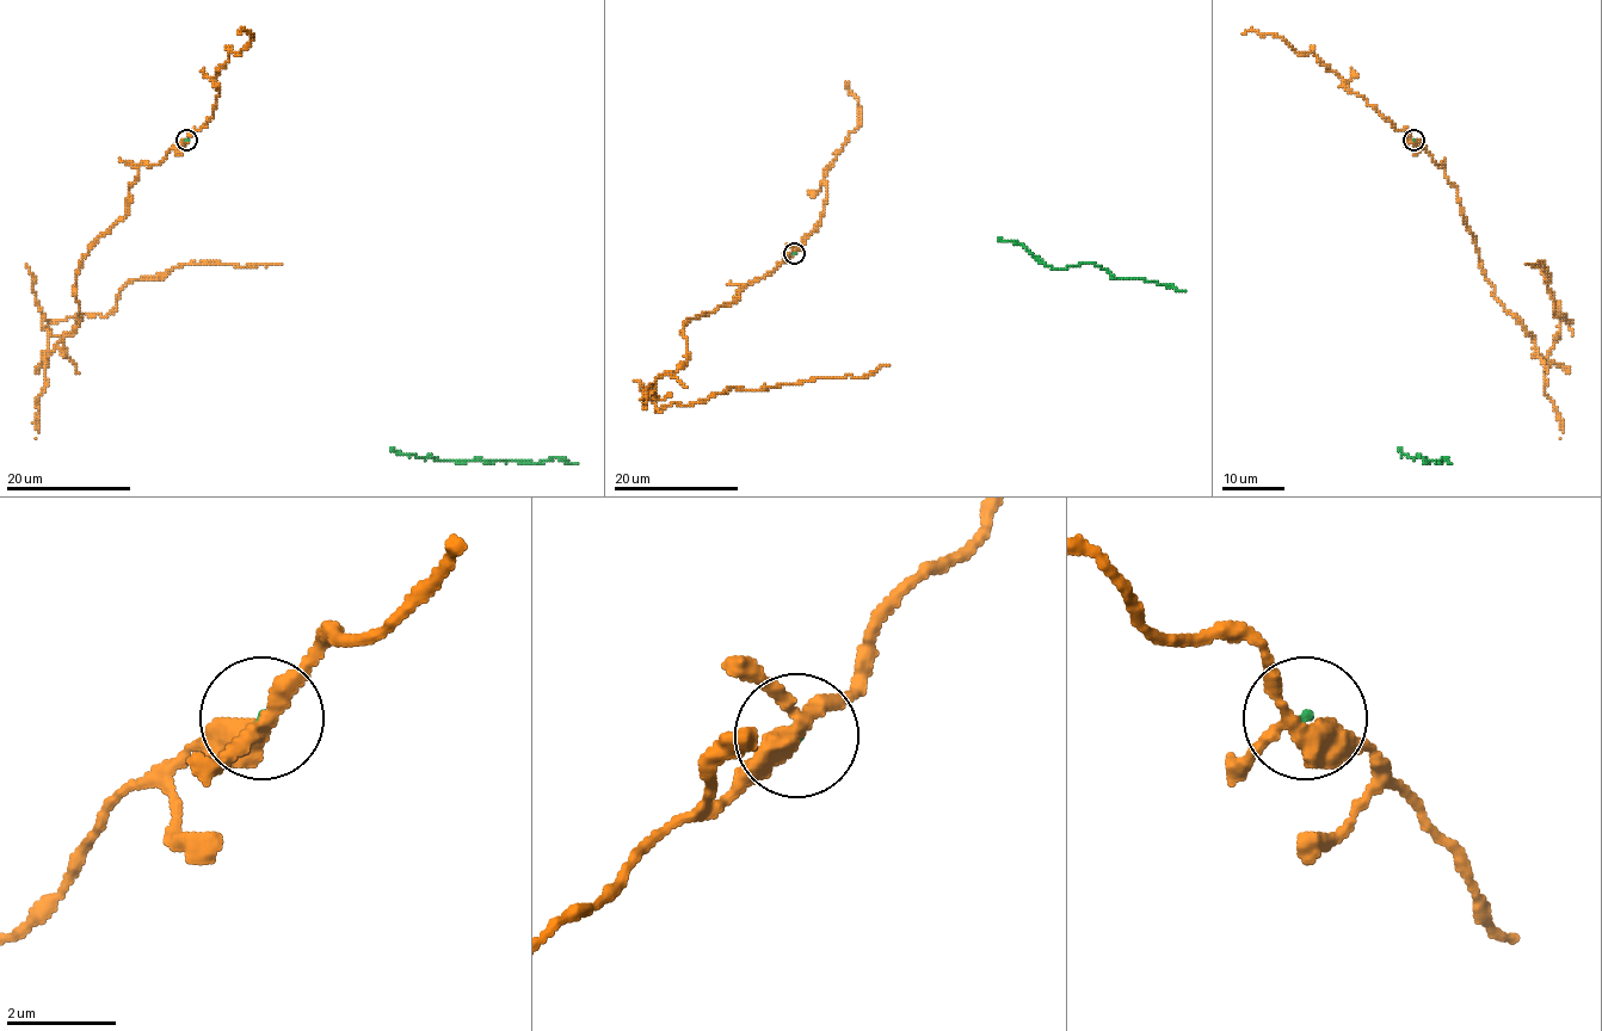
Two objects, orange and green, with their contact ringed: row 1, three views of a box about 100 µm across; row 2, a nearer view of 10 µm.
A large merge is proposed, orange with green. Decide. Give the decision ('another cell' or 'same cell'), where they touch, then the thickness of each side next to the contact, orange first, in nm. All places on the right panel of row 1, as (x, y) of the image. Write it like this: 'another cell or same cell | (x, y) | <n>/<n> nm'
another cell | (1413, 140) | 340/50 nm

